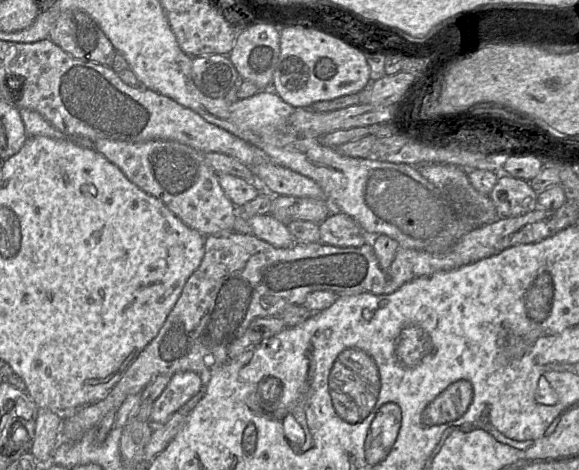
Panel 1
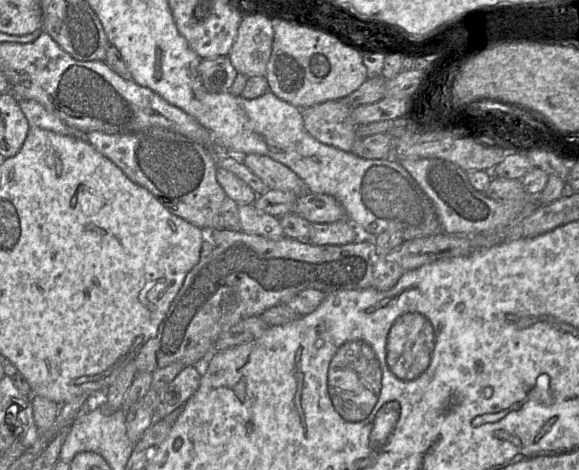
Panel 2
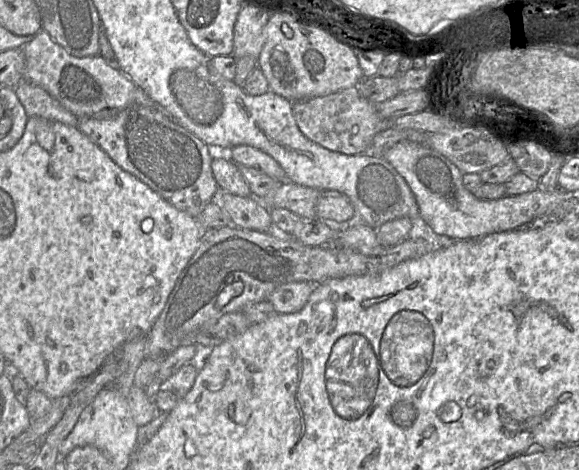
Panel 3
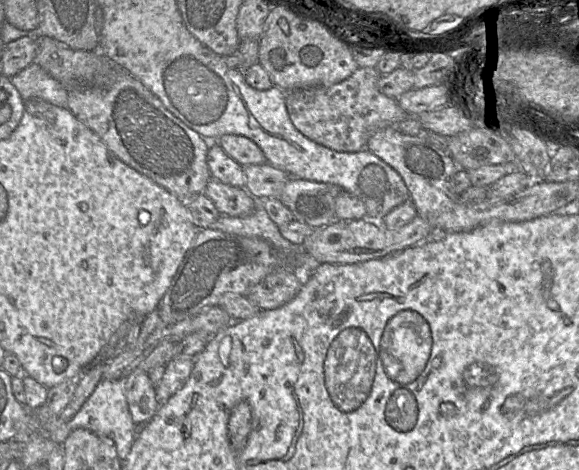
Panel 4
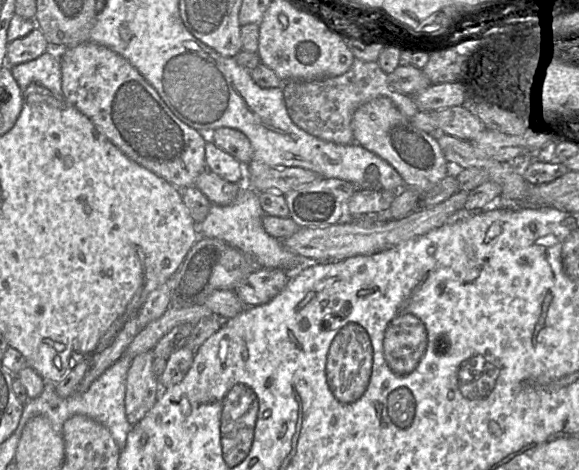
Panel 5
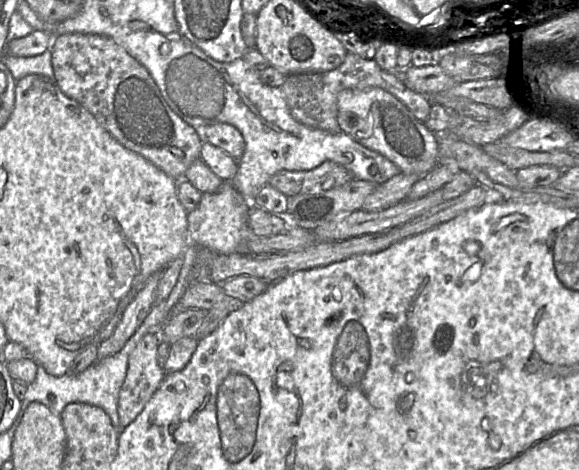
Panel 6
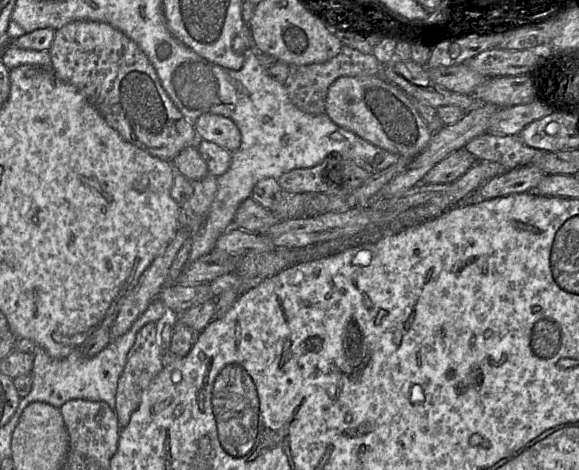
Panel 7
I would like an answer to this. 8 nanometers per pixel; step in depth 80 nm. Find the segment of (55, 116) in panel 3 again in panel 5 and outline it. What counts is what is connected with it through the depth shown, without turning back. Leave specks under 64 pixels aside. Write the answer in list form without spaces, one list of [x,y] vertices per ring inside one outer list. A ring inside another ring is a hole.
[[[49,48],[38,58],[11,67],[22,92],[32,83],[40,84],[56,96],[63,97],[59,49]]]

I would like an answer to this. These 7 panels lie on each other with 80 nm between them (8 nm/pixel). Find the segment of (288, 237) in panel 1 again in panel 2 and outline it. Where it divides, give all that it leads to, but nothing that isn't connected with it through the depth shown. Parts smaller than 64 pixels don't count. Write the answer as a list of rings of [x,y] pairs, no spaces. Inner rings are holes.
[[[253,204],[234,206],[242,231],[274,240],[285,237],[278,217],[258,211]]]

